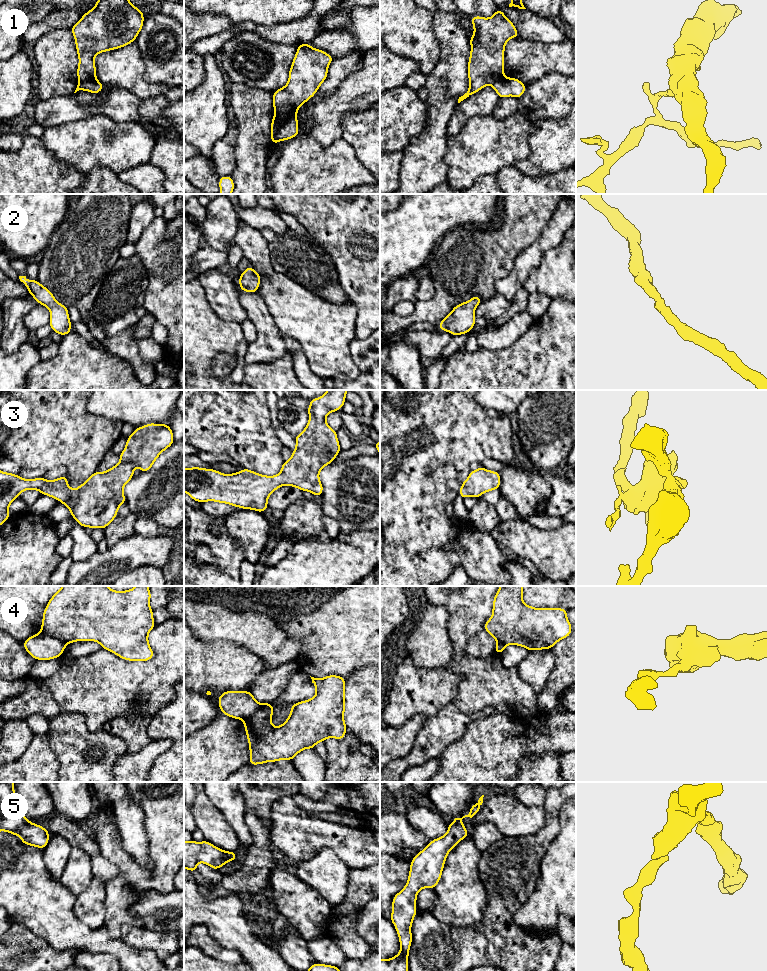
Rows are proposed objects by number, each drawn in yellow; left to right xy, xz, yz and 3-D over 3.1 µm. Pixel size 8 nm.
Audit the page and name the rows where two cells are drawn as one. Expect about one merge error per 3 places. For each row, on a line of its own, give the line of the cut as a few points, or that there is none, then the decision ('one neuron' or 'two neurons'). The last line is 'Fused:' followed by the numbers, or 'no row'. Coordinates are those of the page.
1: xz (296, 110), (275, 113) | two neurons
2: no cut | one neuron
3: no cut | one neuron
4: xy (41, 631), (58, 638), (65, 644) | two neurons
5: no cut | one neuron
Fused: 1, 4

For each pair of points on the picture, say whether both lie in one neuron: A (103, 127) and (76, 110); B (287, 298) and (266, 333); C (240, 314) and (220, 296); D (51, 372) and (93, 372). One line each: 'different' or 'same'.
A: different
B: different
C: same
D: same

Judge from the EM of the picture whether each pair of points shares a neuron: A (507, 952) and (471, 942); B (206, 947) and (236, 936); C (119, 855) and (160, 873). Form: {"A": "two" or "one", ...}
{"A": "two", "B": "two", "C": "one"}

